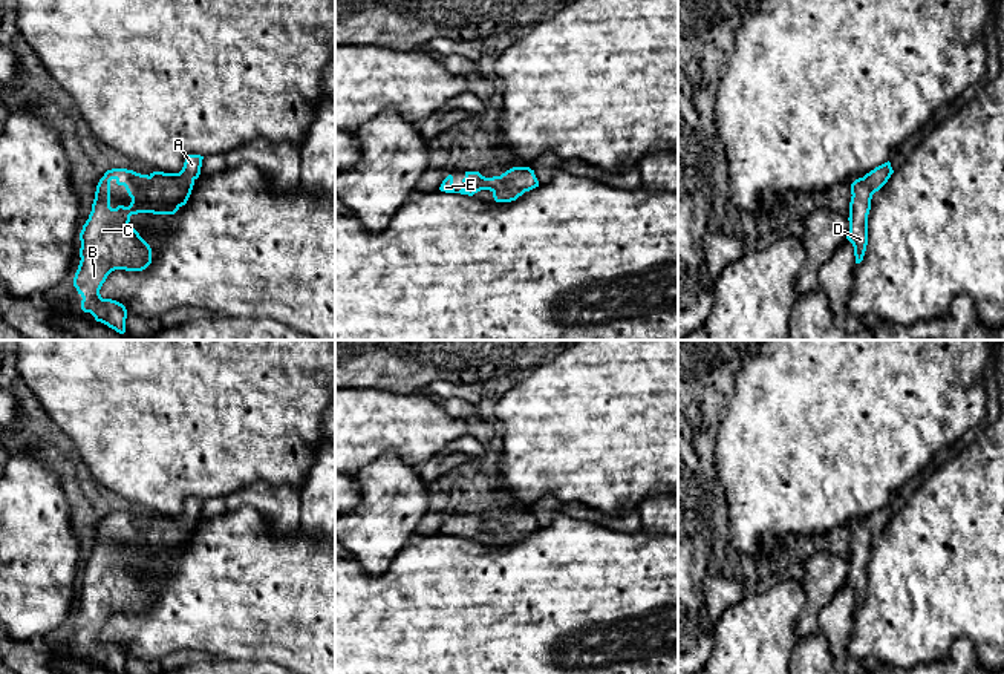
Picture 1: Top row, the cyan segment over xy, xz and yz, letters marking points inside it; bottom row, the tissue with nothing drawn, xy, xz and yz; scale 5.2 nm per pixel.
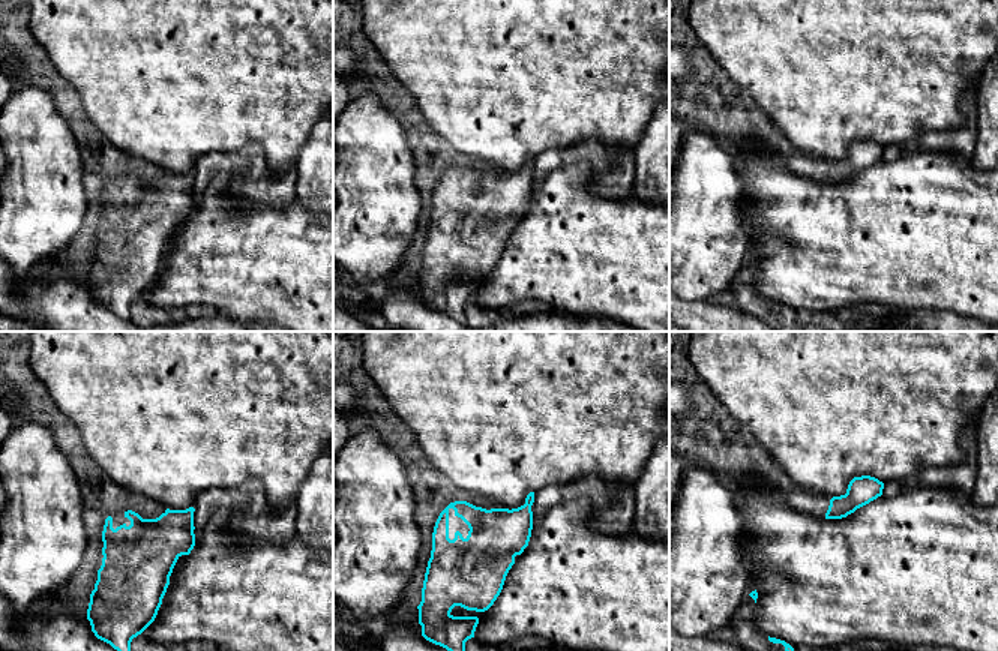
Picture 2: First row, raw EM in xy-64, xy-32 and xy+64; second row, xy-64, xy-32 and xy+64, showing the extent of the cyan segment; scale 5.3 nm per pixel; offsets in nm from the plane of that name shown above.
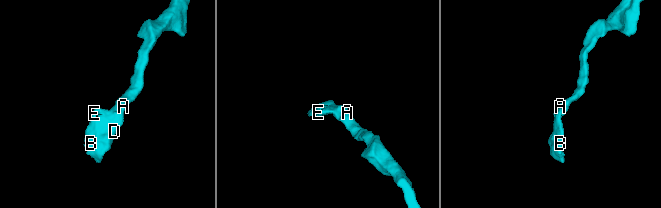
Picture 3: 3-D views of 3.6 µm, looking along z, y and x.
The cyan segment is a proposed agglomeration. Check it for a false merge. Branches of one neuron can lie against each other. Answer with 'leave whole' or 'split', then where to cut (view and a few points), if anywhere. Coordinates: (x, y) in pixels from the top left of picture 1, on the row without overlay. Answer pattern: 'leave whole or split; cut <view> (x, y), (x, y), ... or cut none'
leave whole; cut none

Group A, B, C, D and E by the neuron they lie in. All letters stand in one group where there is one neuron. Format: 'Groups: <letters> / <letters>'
Groups: A B C D E

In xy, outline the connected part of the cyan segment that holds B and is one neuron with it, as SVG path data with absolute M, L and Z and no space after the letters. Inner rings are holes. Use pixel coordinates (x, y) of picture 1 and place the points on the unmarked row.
M188 498L179 516L141 518L112 512L99 522L89 562L80 576L80 608L73 630L83 640L81 653L115 674L126 674L127 653L122 646L103 642L99 633L115 613L142 614L152 607L152 591L129 567L132 558L174 558L187 547L200 518L204 499ZM110 524L124 528L132 545L110 550Z

